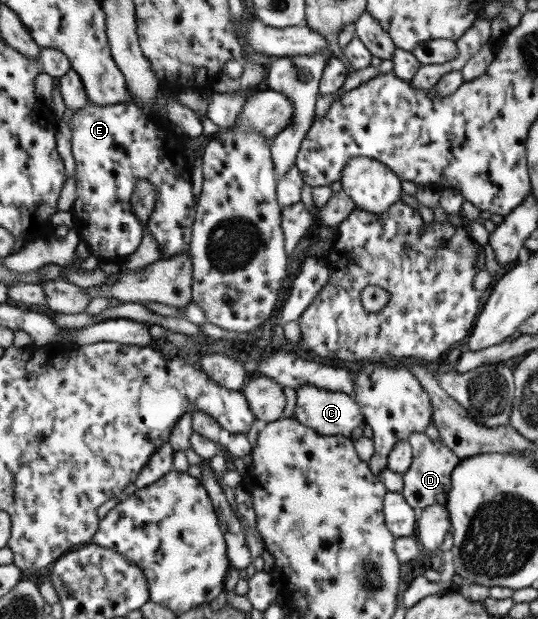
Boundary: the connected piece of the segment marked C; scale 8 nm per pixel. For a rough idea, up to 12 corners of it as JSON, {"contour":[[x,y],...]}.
{"contour":[[298,387],[294,417],[326,436],[366,423],[354,396]]}

